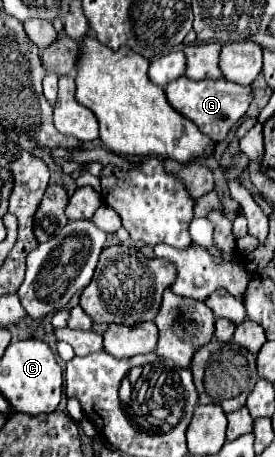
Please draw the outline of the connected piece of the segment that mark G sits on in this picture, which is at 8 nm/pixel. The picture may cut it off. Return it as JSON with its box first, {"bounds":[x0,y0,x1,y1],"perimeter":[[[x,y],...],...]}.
{"bounds":[164,77,254,143],"perimeter":[[[178,77],[178,79],[170,81],[164,87],[164,91],[166,91],[168,103],[174,107],[174,111],[178,111],[186,119],[194,121],[194,125],[198,125],[198,129],[204,135],[208,135],[214,143],[220,143],[226,139],[230,129],[240,121],[240,117],[248,111],[250,103],[254,99],[252,85],[238,85],[238,83],[232,83],[226,79],[192,81],[188,77]]]}

